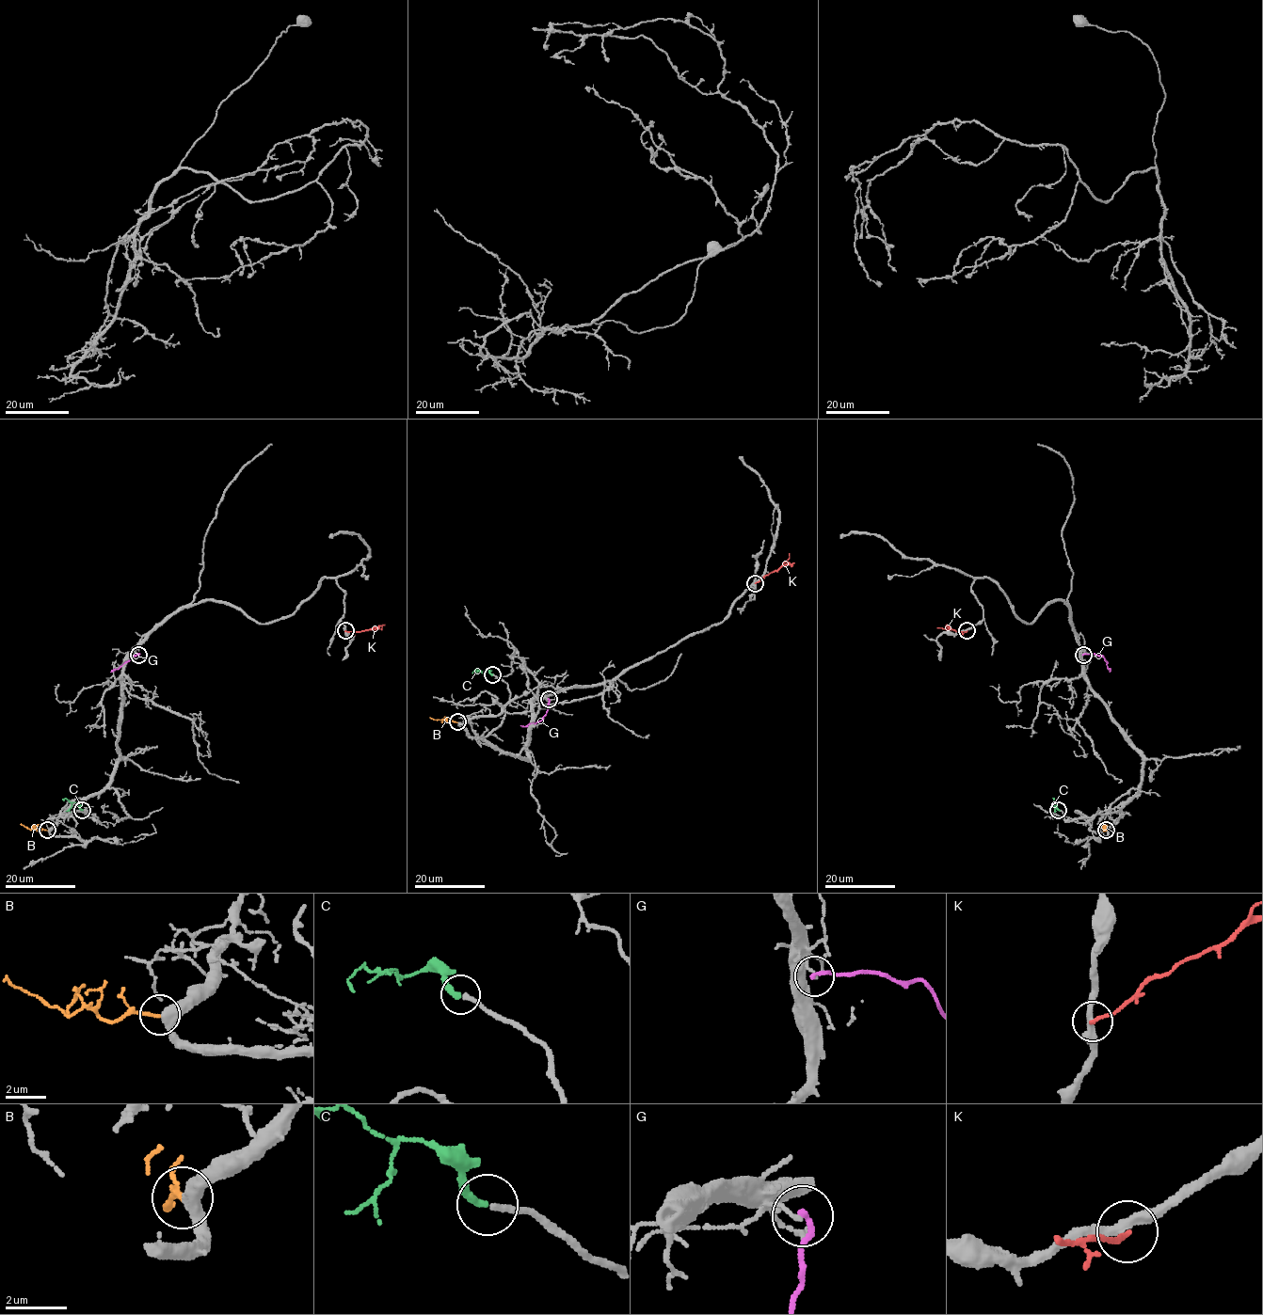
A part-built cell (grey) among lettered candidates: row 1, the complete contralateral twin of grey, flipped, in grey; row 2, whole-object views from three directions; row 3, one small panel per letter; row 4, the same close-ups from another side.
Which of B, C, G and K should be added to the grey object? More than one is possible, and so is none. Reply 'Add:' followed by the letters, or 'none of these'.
Add: B, C

